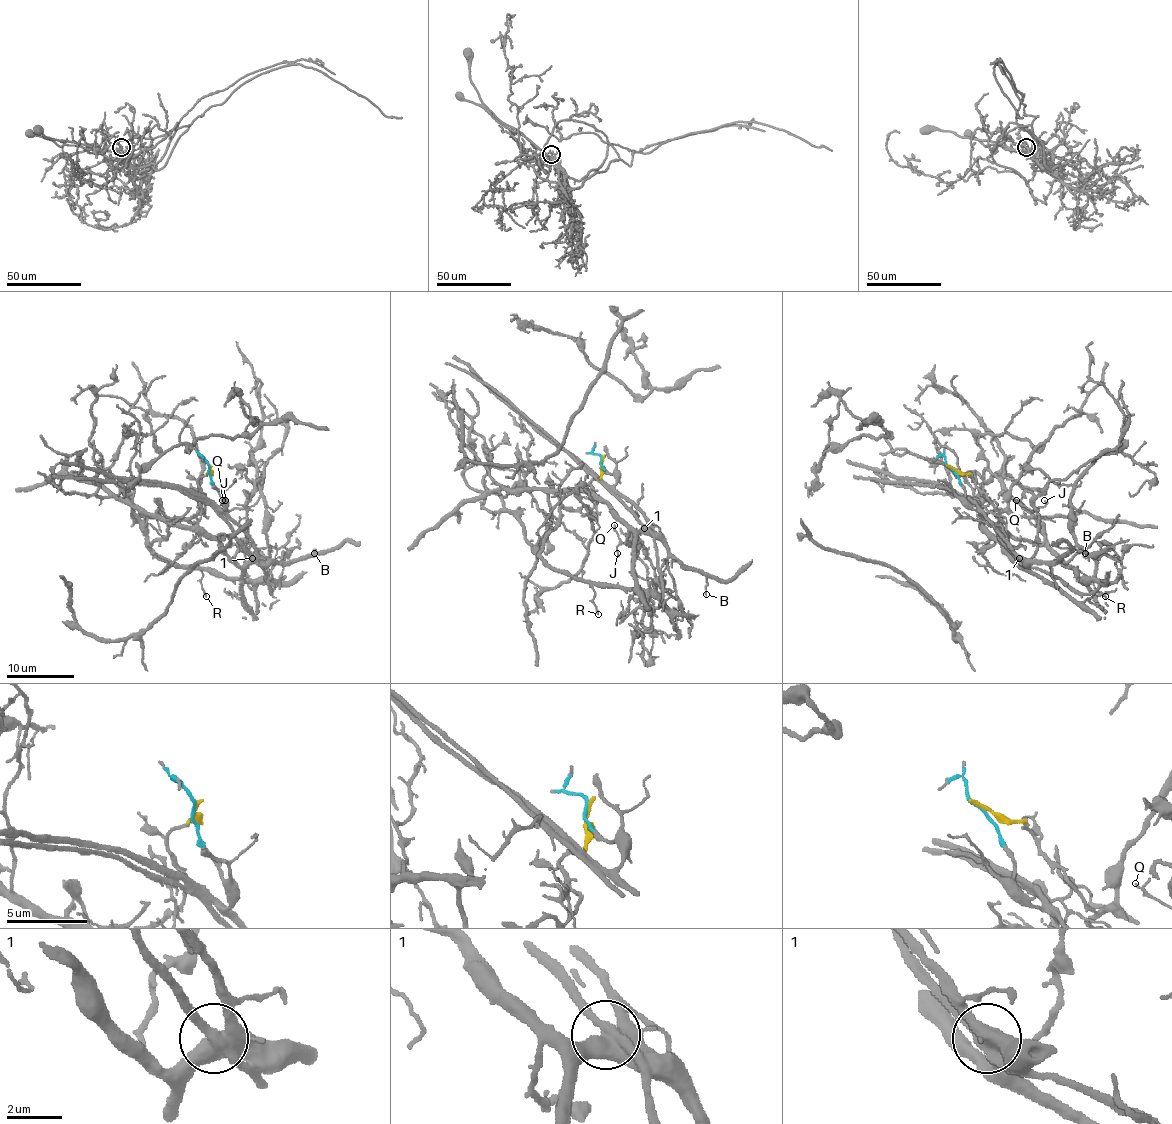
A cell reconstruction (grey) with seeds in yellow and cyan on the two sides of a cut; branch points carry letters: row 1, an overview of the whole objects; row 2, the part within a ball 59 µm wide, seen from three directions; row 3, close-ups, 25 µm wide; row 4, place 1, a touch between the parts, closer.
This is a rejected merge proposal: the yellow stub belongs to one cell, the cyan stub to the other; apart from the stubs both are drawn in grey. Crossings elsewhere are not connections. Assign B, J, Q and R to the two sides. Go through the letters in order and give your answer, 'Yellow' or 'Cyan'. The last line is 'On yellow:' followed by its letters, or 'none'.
B: Cyan
J: Cyan
Q: Cyan
R: Yellow
On yellow: R

